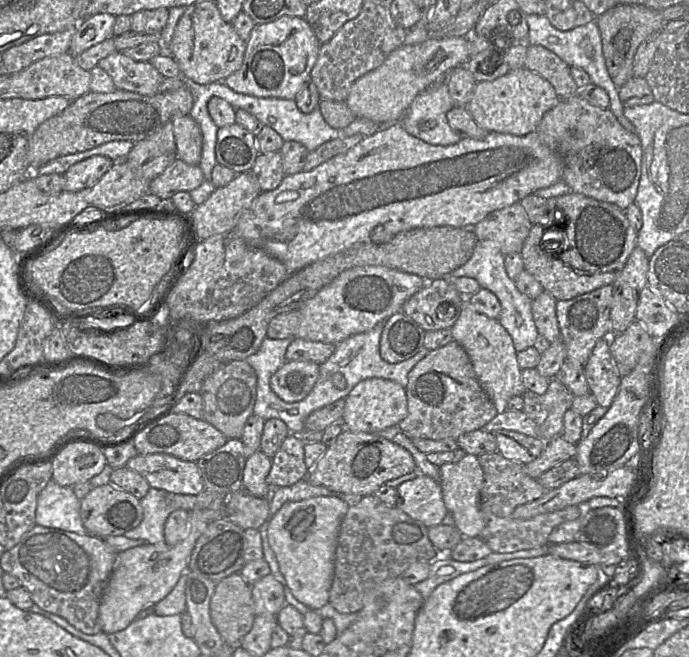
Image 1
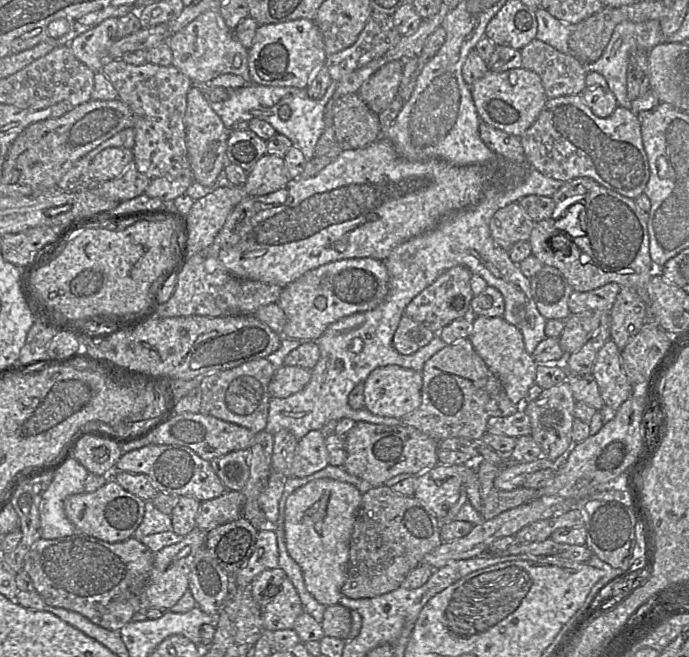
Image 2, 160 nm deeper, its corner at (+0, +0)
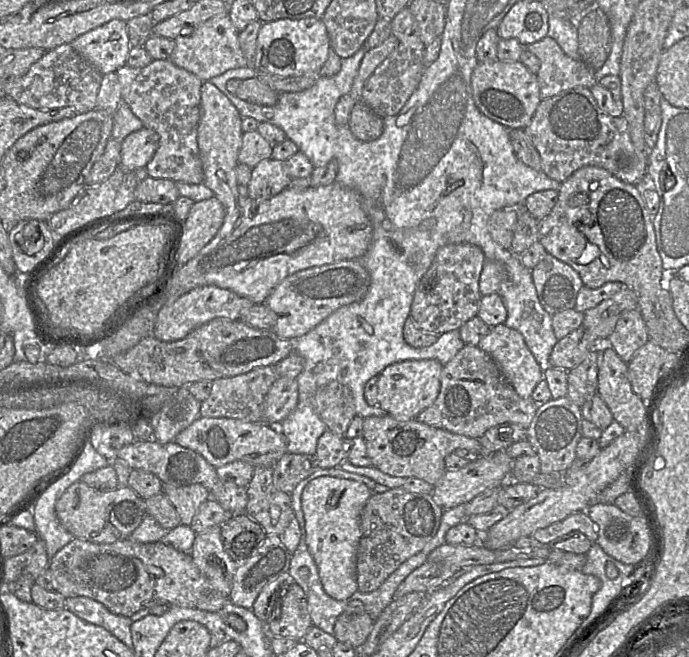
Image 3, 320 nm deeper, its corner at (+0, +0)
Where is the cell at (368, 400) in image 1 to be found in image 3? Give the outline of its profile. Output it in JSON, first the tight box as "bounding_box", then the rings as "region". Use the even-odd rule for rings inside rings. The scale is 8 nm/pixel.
{"bounding_box":[377,360,443,421],"region":[[[407,360],[387,366],[378,376],[377,406],[398,421],[416,419],[437,399],[443,366],[437,360]]]}

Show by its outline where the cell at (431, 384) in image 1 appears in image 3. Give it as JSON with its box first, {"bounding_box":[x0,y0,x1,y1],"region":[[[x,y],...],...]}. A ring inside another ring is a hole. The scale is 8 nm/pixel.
{"bounding_box":[416,346,540,439],"region":[[[464,346],[443,366],[440,391],[435,402],[416,420],[454,434],[479,439],[488,429],[503,423],[527,429],[540,405],[531,398],[521,398],[505,379],[495,361],[478,346]]]}

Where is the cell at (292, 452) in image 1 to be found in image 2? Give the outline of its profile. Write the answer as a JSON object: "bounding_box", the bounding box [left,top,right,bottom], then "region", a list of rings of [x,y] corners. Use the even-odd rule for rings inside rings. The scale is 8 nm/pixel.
{"bounding_box":[290,431,329,477],"region":[[[310,431],[298,440],[290,469],[291,477],[305,477],[329,465],[325,438],[321,431]]]}

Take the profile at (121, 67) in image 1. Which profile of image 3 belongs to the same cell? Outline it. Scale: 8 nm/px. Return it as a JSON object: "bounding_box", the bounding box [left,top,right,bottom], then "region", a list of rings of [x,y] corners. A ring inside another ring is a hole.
{"bounding_box":[116,59,203,184],"region":[[[170,59],[152,60],[142,68],[126,64],[116,73],[121,84],[122,101],[129,105],[144,127],[159,135],[158,148],[143,175],[188,184],[203,183],[203,164],[197,141],[203,81]]]}

